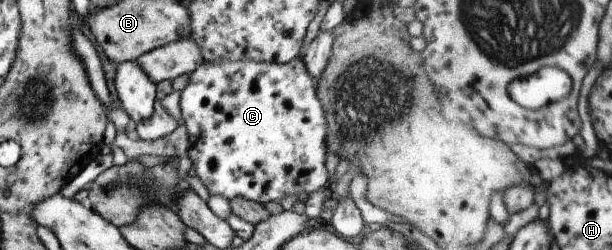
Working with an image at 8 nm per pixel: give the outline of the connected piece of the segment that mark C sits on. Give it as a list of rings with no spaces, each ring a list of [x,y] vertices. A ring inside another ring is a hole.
[[[300,56],[289,60],[283,64],[275,64],[274,62],[251,62],[251,61],[237,61],[237,62],[201,62],[187,78],[187,85],[180,90],[179,94],[179,114],[183,118],[183,124],[187,130],[189,137],[189,148],[186,150],[186,156],[191,160],[193,172],[205,186],[208,194],[219,194],[228,201],[231,198],[245,198],[249,202],[257,202],[257,204],[265,204],[269,200],[279,202],[285,196],[298,195],[299,192],[311,194],[312,192],[322,191],[328,187],[327,170],[325,170],[325,134],[327,134],[327,124],[325,122],[324,112],[322,110],[321,102],[316,96],[315,83],[309,78],[307,70],[305,70]]]

